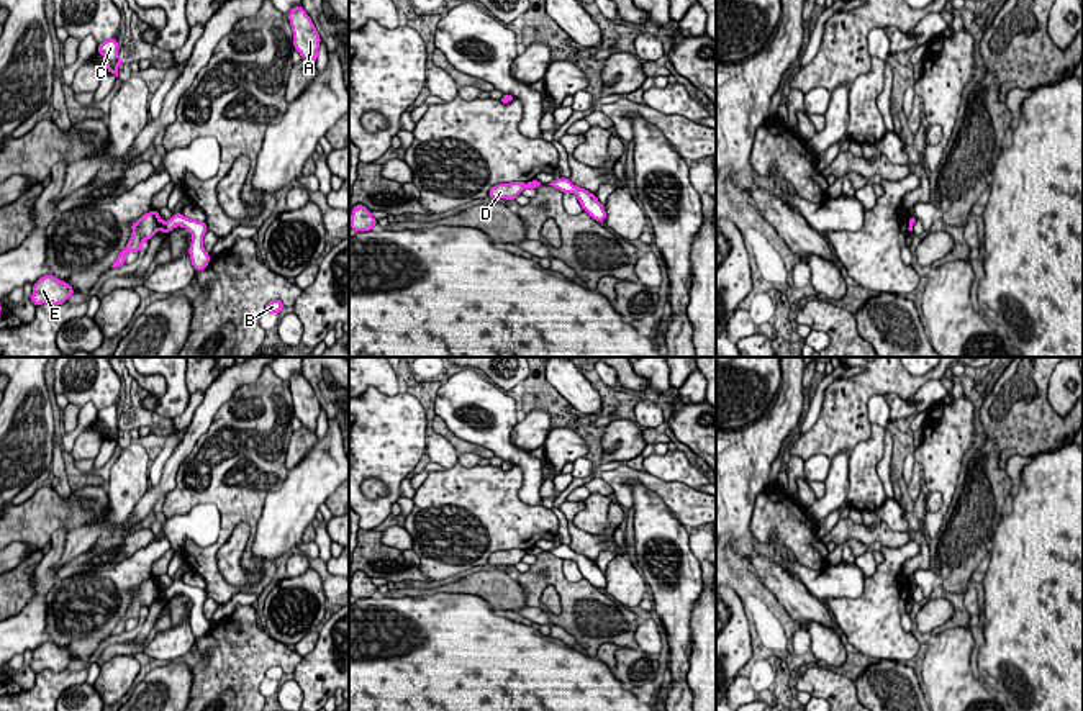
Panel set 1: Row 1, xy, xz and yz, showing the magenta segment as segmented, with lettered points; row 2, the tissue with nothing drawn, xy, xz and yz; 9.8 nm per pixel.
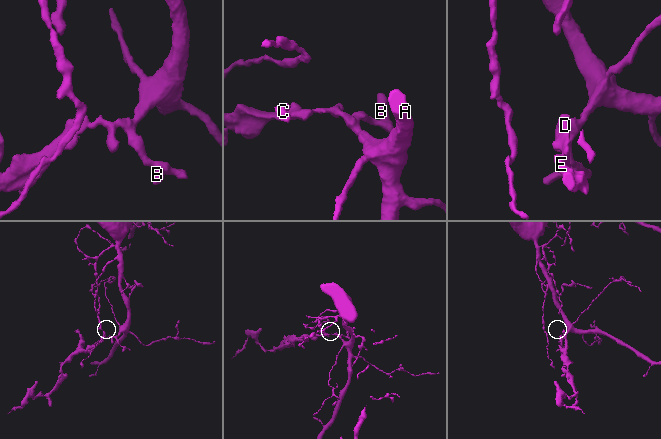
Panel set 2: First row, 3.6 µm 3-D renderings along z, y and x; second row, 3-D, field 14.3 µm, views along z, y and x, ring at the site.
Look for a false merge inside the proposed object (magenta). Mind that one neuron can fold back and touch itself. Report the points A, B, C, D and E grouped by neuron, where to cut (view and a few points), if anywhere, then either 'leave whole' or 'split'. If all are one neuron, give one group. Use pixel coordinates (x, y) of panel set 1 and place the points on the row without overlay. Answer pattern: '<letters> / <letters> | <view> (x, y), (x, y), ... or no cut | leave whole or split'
A B C / D E | xy (163, 588), (158, 597) | split

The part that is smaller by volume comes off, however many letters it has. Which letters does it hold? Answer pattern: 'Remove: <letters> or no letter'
Remove: D, E

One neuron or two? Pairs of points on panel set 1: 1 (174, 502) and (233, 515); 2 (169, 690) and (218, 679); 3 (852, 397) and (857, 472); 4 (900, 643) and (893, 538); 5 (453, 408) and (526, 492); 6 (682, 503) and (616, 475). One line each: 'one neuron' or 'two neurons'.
1: one neuron
2: two neurons
3: two neurons
4: two neurons
5: one neuron
6: one neuron

